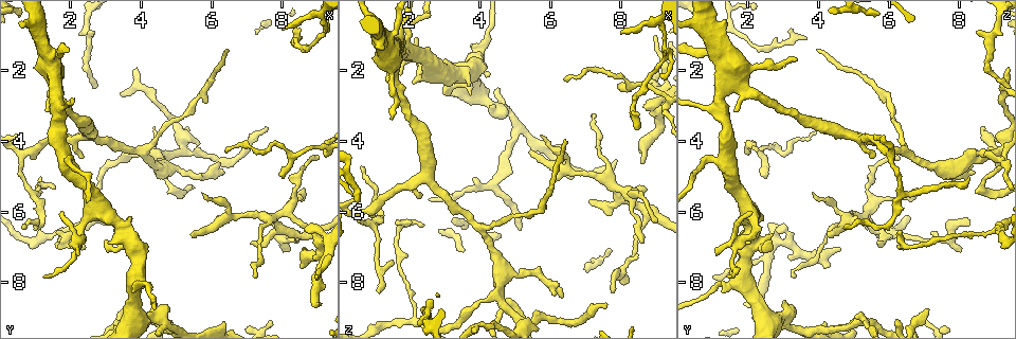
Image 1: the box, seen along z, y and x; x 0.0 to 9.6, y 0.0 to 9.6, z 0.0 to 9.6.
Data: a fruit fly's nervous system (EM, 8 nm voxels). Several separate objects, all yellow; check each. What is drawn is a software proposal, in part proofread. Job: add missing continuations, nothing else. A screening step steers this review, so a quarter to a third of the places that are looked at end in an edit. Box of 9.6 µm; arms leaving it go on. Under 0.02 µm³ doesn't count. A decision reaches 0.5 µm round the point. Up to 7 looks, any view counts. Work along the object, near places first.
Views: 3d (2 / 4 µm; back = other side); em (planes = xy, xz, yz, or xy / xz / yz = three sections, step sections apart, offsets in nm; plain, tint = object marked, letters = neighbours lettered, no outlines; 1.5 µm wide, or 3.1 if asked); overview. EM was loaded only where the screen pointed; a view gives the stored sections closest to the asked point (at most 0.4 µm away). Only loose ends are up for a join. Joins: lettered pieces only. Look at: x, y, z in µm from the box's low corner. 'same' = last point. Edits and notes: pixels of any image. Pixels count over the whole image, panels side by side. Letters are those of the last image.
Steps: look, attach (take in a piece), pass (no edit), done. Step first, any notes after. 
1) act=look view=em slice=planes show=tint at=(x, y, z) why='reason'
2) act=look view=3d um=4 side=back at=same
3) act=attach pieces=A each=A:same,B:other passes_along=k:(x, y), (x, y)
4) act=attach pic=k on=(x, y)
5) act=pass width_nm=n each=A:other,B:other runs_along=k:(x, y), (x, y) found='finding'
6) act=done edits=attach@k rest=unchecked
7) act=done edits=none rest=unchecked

act=look view=em slice=planes show=letters at=(2.20, 7.20, 1.10) why='free end'

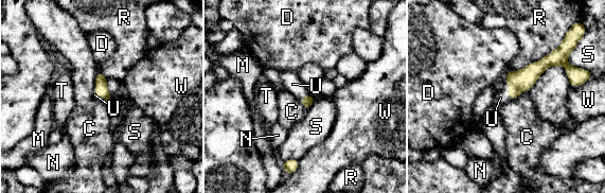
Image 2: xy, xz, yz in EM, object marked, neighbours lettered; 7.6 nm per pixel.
act=attach pic=2 on=(500, 98) longest_contact=R:440nm each=C:other,D:other,M:other,N:other,R:other,S:other,T:other,U:same,W:other passes_along=2:(520, 81), (509, 89), (500, 98) found='it goes on there'

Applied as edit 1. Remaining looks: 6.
act=look view=em slice=planes show=letters at=(2.40, 7.05, 6.40) why='an open end'

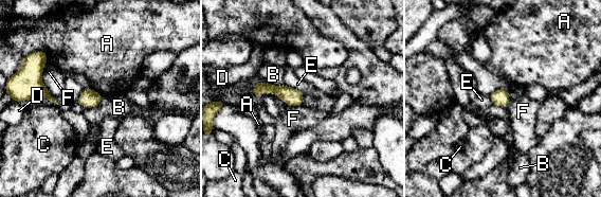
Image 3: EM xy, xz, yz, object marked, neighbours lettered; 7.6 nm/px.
act=pass width_nm=130 each=A:other,B:other,C:other,D:other,E:other,F:other runs_along=3:(257, 84), (299, 102) found='no lettered piece goes on from it'

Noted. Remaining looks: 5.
act=look view=em slice=xy step=4 show=letters at=(7.30, 7.90, 3.30) why='an open end'

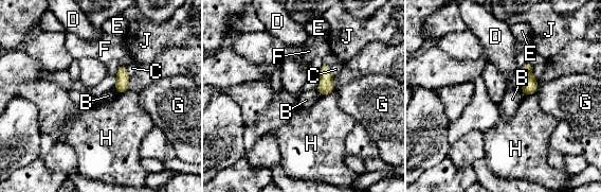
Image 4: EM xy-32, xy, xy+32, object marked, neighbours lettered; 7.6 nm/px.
act=look view=em slice=planes show=letters at=same

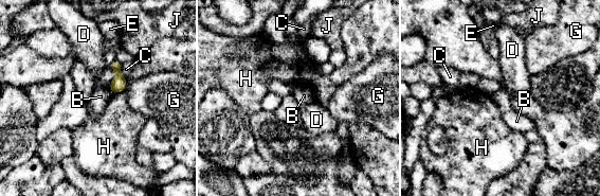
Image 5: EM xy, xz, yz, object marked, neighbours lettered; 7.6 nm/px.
act=pass each=B:other,C:other,D:other,E:other,G:other,H:other,J:other border=5:(124, 90), (113, 93) found='no lettered piece goes on from it'

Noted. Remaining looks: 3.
act=done edits=attach@2 rest=unchecked

